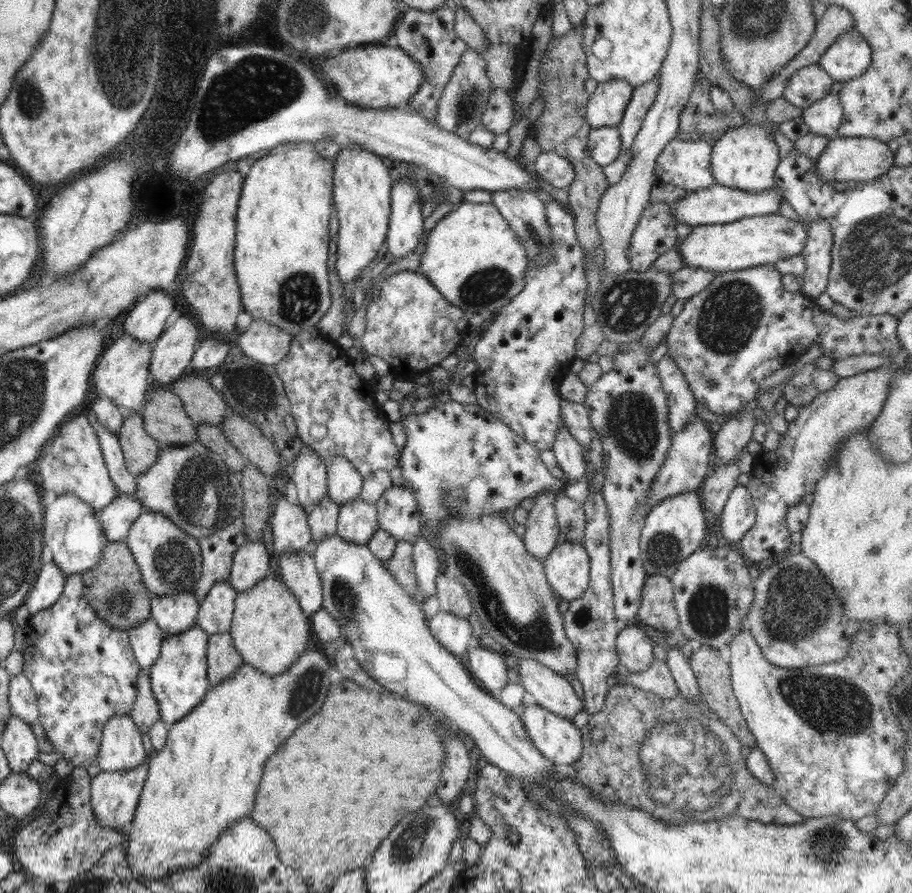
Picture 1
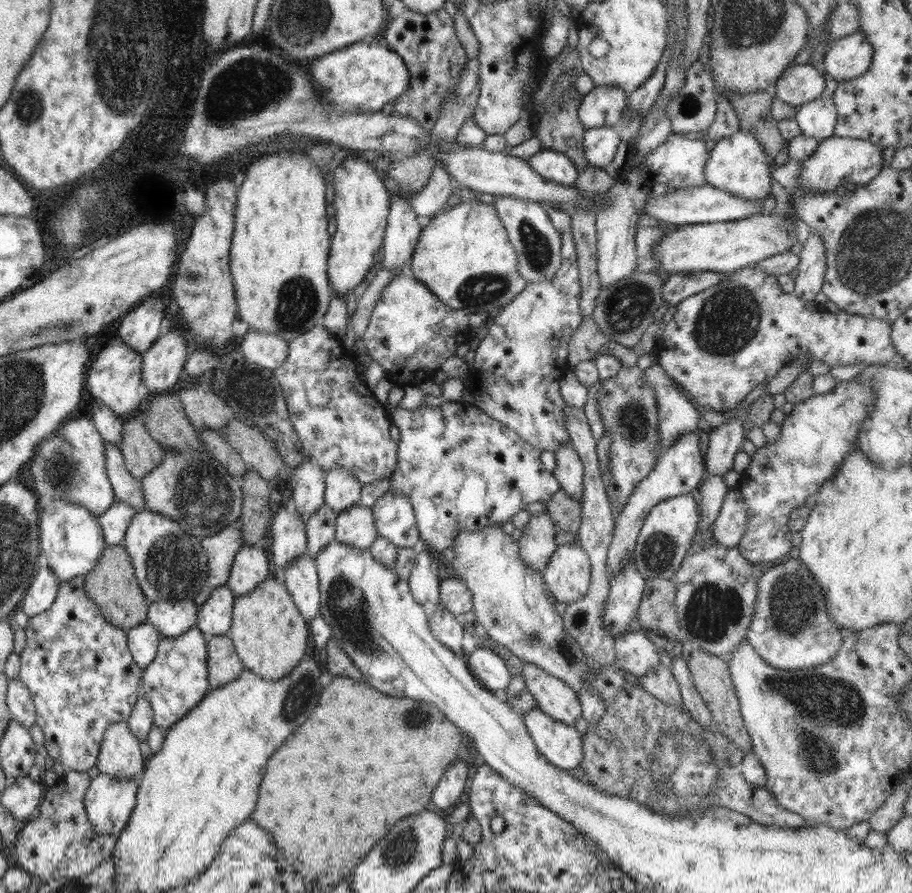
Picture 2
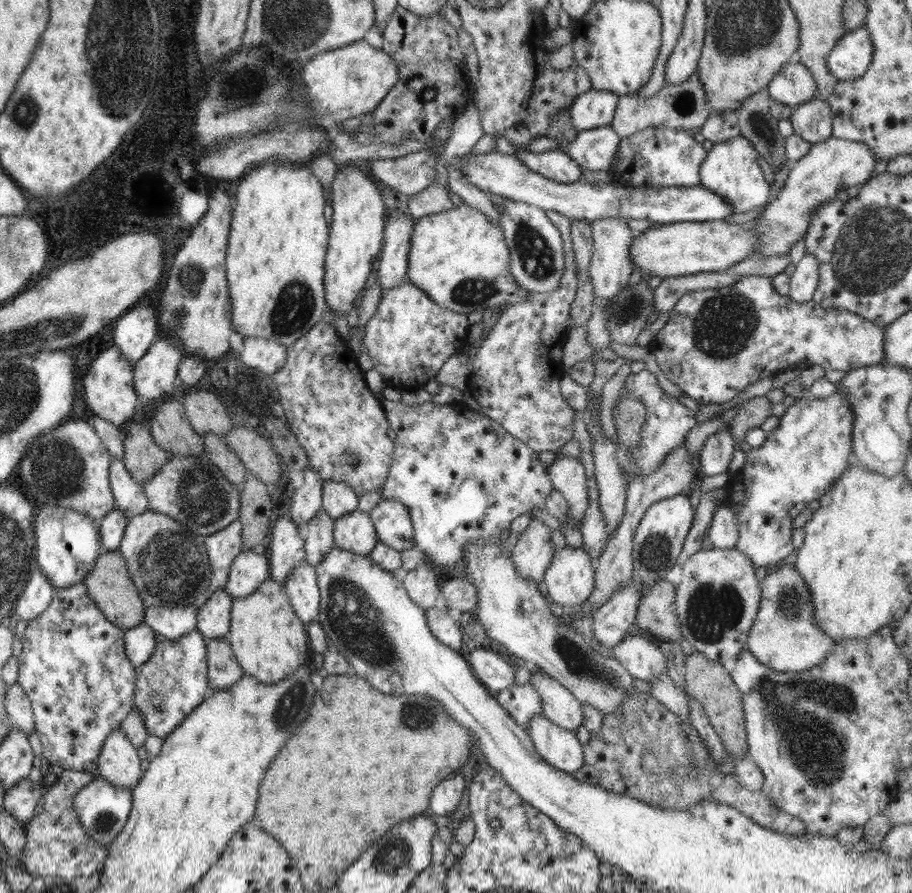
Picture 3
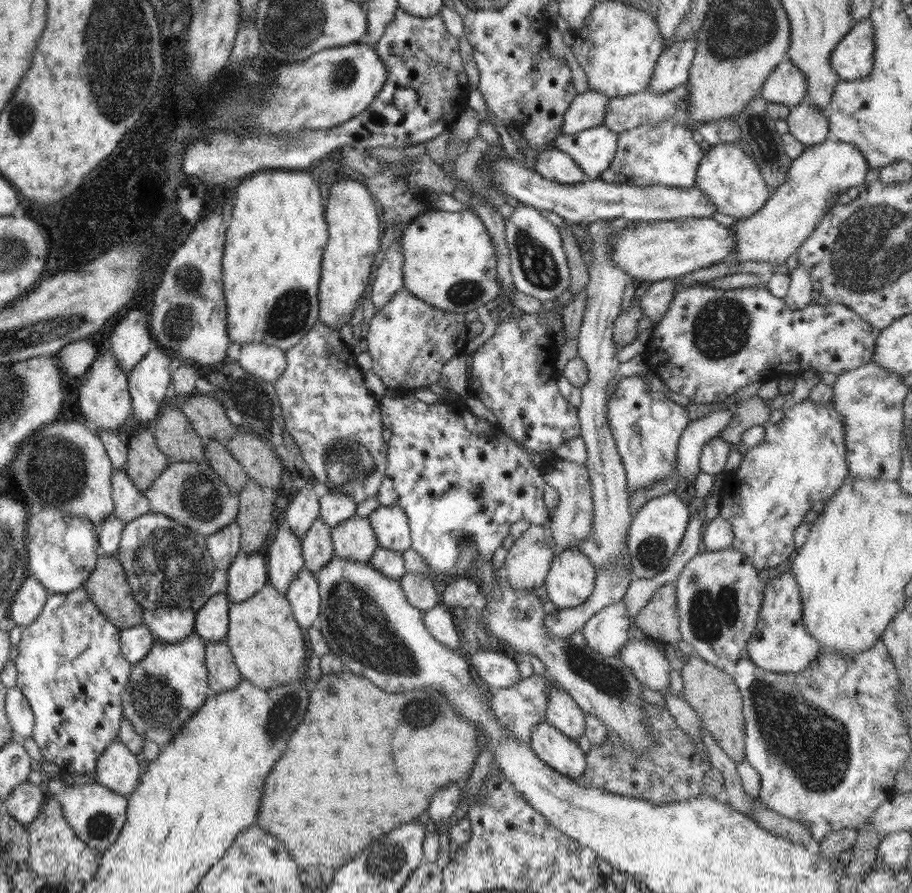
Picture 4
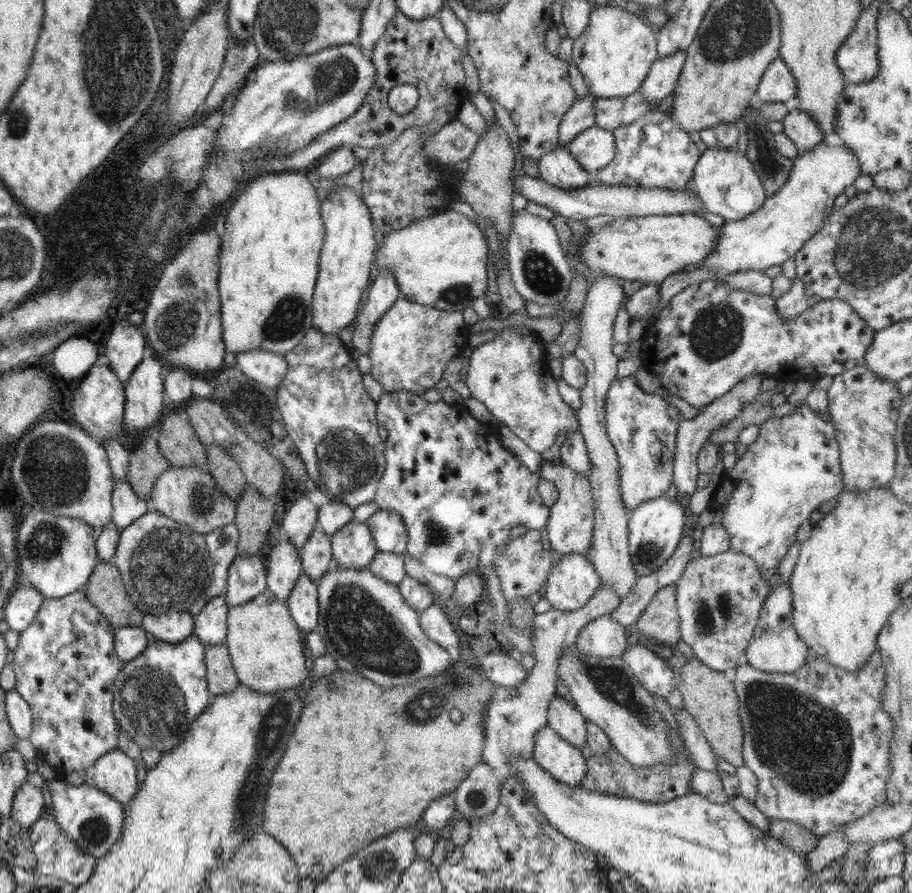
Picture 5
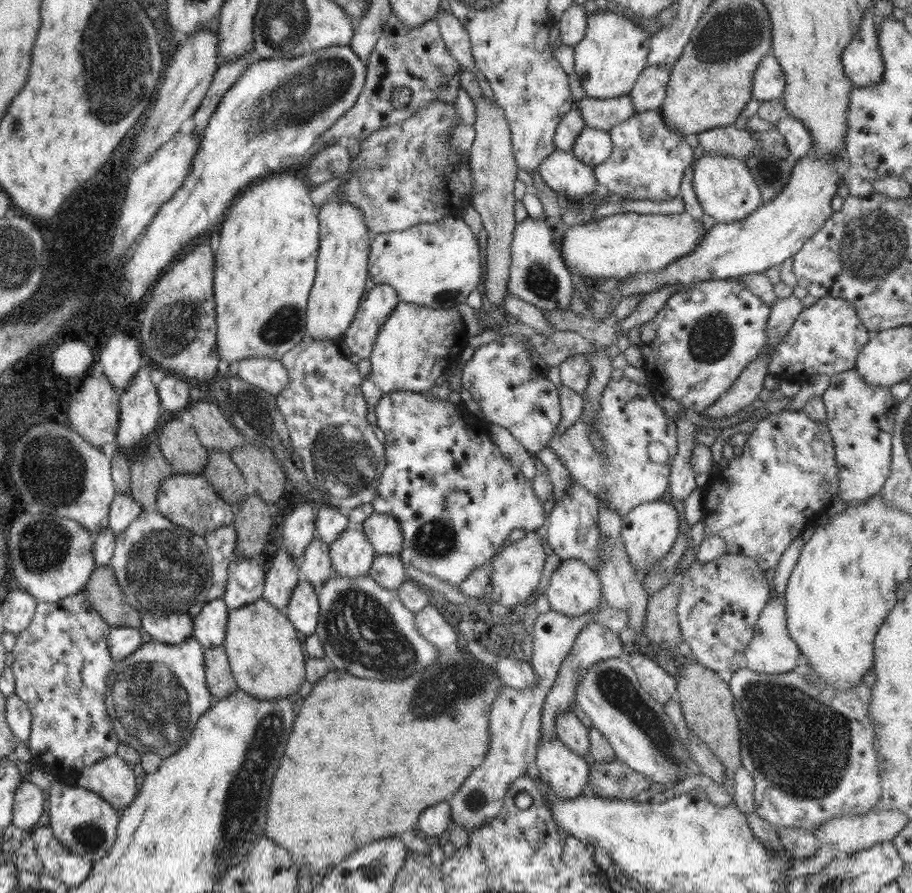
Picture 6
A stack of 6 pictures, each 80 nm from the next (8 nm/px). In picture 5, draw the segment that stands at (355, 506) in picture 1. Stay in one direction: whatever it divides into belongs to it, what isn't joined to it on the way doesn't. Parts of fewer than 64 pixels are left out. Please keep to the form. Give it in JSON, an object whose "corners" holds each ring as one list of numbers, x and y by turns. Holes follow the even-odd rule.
{"corners":[[352,520,331,536,331,551,334,565,364,570,378,550,366,523]]}

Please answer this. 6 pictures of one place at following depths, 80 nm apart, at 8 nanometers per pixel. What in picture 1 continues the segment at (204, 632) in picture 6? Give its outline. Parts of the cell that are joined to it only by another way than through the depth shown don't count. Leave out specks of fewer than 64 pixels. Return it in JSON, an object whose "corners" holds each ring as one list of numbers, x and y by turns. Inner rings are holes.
{"corners":[[228,581,214,585,200,603,196,626,209,635,229,632,237,594]]}

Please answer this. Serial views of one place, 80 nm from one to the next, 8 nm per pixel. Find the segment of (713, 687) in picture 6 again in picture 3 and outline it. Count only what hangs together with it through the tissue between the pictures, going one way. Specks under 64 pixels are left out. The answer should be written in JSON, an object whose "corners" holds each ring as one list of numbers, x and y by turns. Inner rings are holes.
{"corners":[[696,651,684,661,681,672,686,680,685,692,693,696,702,706,714,731,721,738,724,748,729,750,736,759,747,757,748,743,742,697,731,674,722,663,710,661,704,654]]}

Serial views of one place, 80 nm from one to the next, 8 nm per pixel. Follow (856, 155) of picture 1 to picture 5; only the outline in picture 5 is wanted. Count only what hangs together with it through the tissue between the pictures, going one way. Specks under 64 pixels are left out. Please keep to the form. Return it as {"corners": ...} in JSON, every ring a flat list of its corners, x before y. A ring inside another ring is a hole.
{"corners":[[817,145,813,150,801,153,793,162,788,181,777,193,767,197,758,211,737,221,726,221,719,226,720,236,716,250,701,263,688,266,686,271,695,268,709,268,738,272,742,270,763,270,781,265,794,257,802,246,814,237,823,227,825,218,834,208,834,200,844,193,846,186,854,185,860,177,860,165,854,152,846,146]]}

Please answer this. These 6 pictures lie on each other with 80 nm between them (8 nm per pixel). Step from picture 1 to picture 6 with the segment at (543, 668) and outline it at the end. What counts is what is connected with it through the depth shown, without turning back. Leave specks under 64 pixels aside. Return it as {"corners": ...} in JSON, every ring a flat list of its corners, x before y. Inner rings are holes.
{"corners":[[564,710,564,713,558,713,554,719,554,730,557,739,572,752,582,757,589,752,589,729,582,724,573,711]]}

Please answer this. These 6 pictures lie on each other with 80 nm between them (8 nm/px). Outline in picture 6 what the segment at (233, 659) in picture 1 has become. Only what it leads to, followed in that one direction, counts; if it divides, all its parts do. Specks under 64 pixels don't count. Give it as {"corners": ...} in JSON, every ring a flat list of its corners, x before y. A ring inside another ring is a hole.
{"corners":[[224,646,203,651,205,679,215,699,222,699,237,691,237,684,231,673]]}

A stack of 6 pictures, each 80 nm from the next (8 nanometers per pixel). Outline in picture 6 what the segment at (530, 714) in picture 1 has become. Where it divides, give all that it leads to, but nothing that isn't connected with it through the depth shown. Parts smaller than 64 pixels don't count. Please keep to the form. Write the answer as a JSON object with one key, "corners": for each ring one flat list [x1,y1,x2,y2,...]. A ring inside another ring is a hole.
{"corners":[[556,736,541,738,532,768,560,798,576,798,589,783,591,767]]}

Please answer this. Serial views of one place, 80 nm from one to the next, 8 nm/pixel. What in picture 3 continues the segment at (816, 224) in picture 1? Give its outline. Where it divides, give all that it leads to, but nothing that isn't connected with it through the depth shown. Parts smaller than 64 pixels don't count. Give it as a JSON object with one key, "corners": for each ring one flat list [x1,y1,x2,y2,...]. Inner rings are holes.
{"corners":[[806,252,795,267,794,273,790,276,788,295,794,302,808,302,812,300,818,288,819,260,815,254]]}

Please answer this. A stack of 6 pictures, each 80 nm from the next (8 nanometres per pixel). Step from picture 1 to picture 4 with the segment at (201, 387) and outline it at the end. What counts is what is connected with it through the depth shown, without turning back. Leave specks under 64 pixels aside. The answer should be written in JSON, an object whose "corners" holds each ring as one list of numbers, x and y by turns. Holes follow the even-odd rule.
{"corners":[[192,396,186,404,181,404,180,409,184,410,184,416,191,422,196,434,203,440,217,440,223,445,236,436,237,427,232,424,231,419,225,413,225,408,215,399,208,396]]}

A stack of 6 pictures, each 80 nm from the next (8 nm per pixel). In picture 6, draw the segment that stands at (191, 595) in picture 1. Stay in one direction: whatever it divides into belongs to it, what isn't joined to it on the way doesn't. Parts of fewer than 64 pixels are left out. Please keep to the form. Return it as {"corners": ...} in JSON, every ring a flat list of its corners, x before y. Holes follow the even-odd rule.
{"corners":[[175,613,160,618,142,614,141,626,154,641,172,645,185,642,194,630,193,618,188,613]]}

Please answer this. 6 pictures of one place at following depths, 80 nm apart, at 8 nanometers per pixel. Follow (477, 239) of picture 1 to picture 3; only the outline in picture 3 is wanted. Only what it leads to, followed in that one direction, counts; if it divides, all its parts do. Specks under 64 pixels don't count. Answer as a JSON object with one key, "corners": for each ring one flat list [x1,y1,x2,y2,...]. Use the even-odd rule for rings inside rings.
{"corners":[[463,202,450,210,427,214,414,223,406,280,421,288,438,306,469,315,482,313,487,307,504,302,510,305,529,300,529,292,516,282,510,272,510,249,504,241,503,230,498,222,486,218,484,212]]}

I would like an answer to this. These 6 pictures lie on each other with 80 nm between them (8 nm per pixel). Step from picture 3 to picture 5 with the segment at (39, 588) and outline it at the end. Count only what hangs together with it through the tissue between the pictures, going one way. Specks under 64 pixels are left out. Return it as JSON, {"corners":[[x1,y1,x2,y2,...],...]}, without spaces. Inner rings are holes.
{"corners":[[24,583,11,592,12,600,6,604,4,616,12,630,22,631,33,624,44,597,34,586]]}

